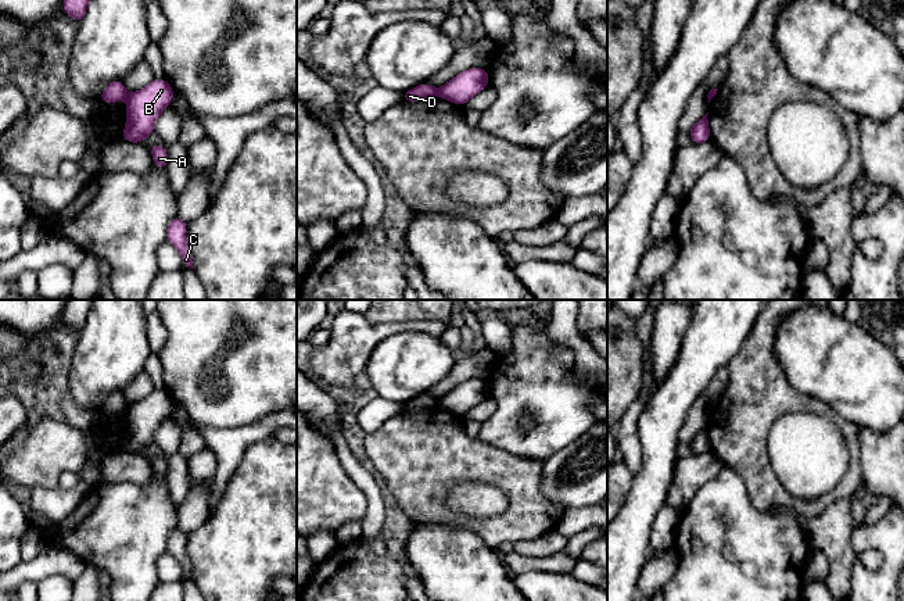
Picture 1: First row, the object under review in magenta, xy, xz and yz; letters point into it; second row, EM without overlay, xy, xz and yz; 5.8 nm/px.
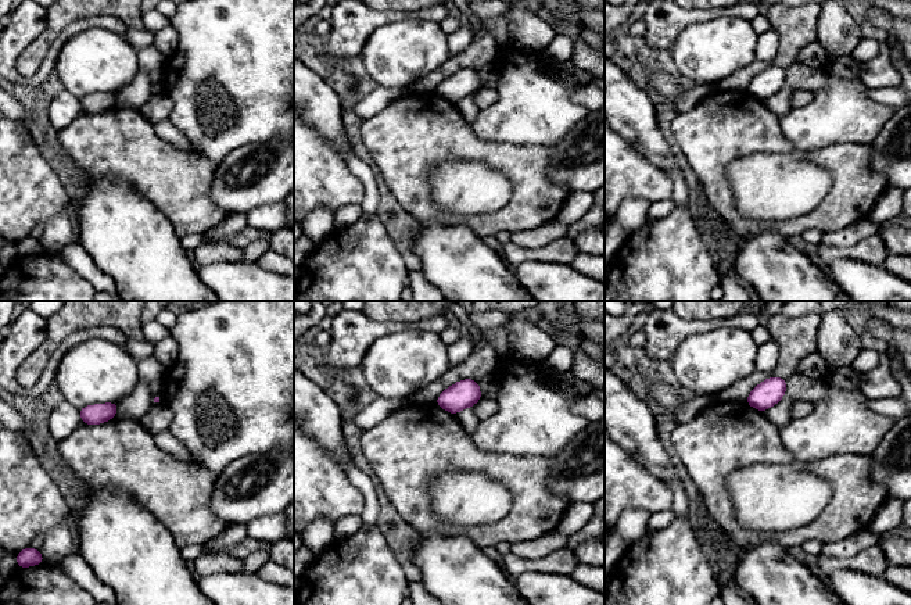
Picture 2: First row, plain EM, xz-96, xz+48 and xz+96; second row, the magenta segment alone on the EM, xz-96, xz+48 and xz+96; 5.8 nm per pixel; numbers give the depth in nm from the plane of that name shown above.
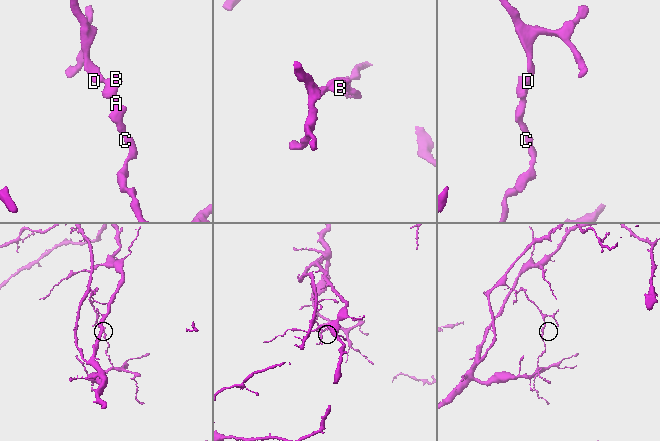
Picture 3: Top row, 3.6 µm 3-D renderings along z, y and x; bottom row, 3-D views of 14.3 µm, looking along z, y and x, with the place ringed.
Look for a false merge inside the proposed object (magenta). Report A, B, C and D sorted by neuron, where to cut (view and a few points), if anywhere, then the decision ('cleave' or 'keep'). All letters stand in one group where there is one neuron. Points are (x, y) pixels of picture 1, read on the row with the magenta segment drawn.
A B C / D; cut in xz along (437, 89), (438, 95); cleave

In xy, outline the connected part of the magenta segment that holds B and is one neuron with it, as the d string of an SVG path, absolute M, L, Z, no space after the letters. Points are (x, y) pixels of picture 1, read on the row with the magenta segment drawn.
M154 79L150 85L128 96L128 119L122 137L140 143L155 133L154 124L164 108L169 107L173 89L165 79Z

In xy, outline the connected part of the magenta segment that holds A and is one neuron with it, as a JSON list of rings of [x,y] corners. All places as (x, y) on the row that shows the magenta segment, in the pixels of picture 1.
[[[155,144],[150,149],[157,168],[164,169],[168,165],[168,153],[164,146]]]

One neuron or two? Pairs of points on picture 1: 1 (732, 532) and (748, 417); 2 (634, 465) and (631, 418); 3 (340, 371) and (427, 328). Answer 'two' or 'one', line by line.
1: two
2: one
3: one

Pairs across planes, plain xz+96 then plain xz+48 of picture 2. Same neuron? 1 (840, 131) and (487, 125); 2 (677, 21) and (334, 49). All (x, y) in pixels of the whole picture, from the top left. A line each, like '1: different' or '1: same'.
1: same
2: same

